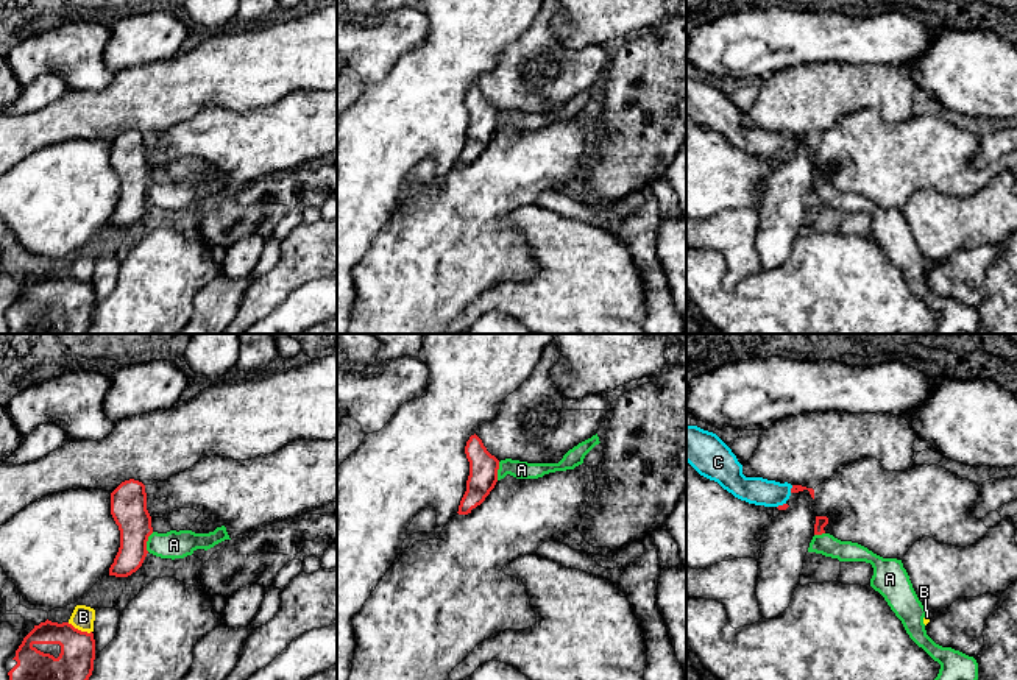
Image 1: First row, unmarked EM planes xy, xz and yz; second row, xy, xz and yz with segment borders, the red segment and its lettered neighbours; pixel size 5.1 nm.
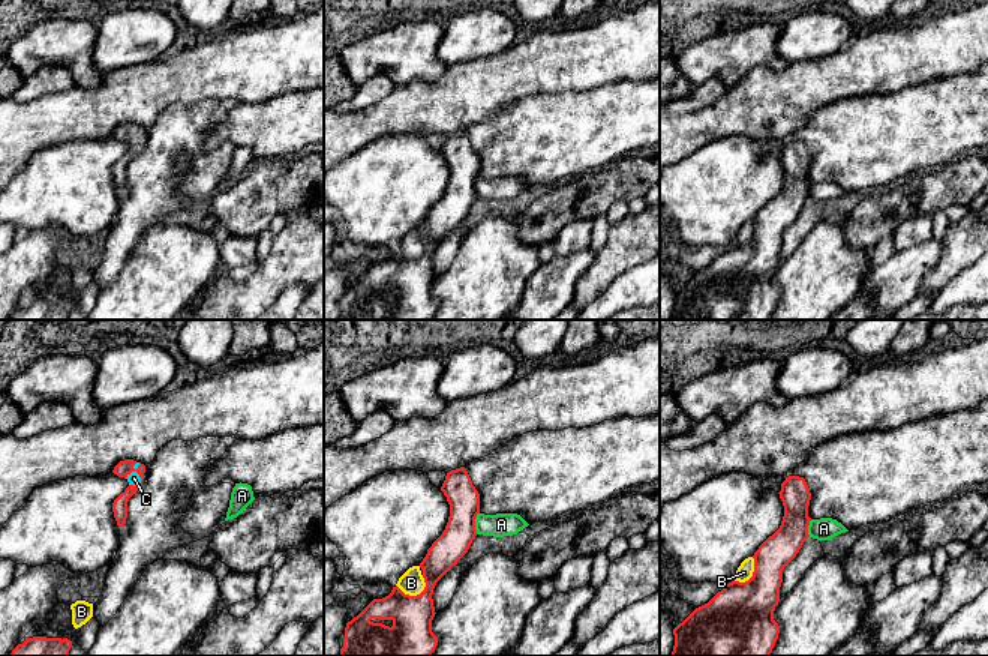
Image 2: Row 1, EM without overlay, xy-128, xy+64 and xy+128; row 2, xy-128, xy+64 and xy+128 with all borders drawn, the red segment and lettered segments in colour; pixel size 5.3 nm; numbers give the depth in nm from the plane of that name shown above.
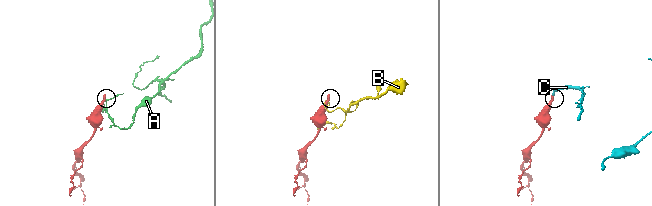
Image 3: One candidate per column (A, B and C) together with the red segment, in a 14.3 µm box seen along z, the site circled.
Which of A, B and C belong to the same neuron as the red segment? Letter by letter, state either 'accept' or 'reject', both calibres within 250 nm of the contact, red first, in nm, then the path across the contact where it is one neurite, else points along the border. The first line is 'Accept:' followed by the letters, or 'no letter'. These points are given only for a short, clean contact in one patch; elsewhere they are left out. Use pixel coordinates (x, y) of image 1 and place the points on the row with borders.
Accept: C
A: reject; calibres 190 and 140 nm; border xy (153, 532), (148, 537), (147, 551)
B: reject; calibres 190 and 120 nm
C: accept; calibres 30 and 140 nm; way yz (785, 506), (780, 506), (768, 493), (755, 490)

